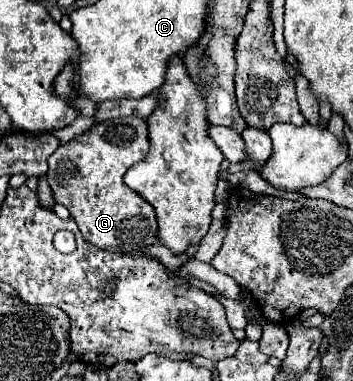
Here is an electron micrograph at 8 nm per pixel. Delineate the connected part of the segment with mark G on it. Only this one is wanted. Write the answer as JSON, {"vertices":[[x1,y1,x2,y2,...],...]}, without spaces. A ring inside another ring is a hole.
{"vertices":[[117,117,97,123,87,133,77,135,69,143,61,145,49,157,47,181,53,191,53,199,69,209,71,217,79,225,81,235,91,245,105,251,127,253,157,241,153,207,123,183,127,169,143,161,147,153,147,123,139,117]]}

